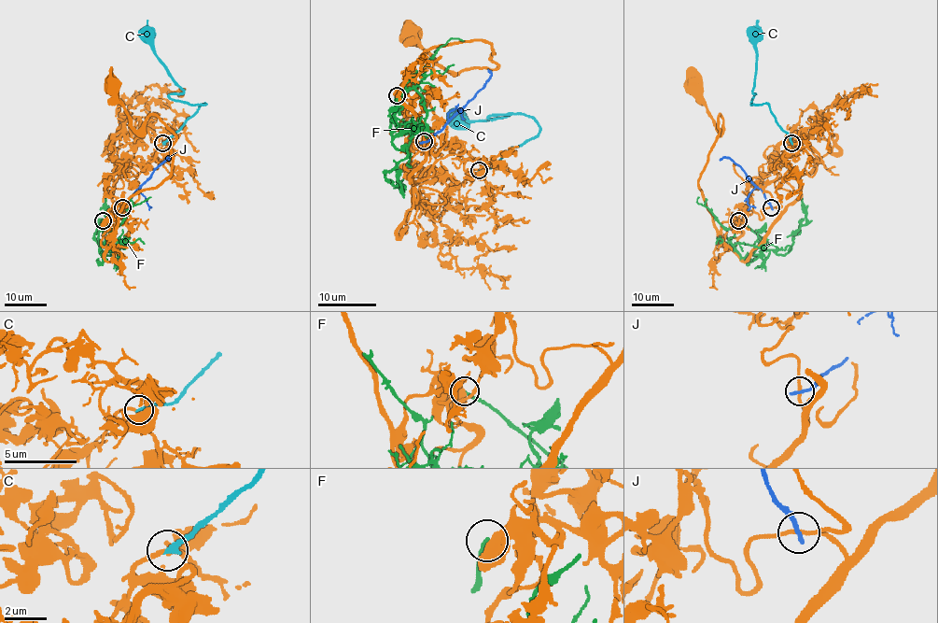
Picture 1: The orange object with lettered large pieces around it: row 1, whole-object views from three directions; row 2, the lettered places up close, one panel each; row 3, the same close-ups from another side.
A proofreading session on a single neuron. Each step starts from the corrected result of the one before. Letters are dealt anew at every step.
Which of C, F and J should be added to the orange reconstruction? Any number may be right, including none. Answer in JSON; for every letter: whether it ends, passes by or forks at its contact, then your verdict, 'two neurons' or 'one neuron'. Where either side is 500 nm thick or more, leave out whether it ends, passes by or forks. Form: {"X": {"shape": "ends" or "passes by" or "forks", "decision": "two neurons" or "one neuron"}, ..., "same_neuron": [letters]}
{"C": {"shape": "ends", "decision": "two neurons"}, "F": {"decision": "two neurons"}, "J": {"shape": "ends", "decision": "two neurons"}, "same_neuron": []}

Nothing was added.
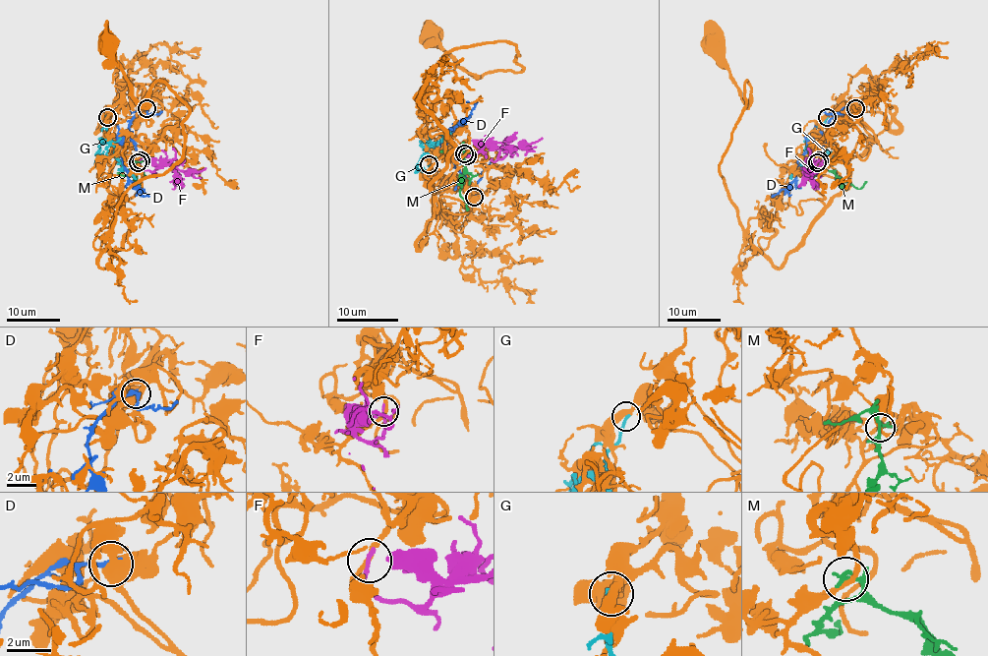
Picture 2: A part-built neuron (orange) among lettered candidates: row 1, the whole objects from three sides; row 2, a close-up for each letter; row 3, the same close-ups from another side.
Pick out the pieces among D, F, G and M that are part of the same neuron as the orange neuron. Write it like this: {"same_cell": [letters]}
{"same_cell": ["F"]}

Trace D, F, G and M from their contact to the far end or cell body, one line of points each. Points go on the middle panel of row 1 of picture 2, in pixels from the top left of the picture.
D: (475, 198), (475, 187), (454, 167), (444, 146), (444, 138), (450, 129), (454, 129), (475, 107), (467, 101)
F: (467, 156), (492, 144), (506, 149), (533, 144), (542, 138)
G: (429, 163), (431, 147), (462, 124)
M: (464, 153), (459, 193), (468, 209)

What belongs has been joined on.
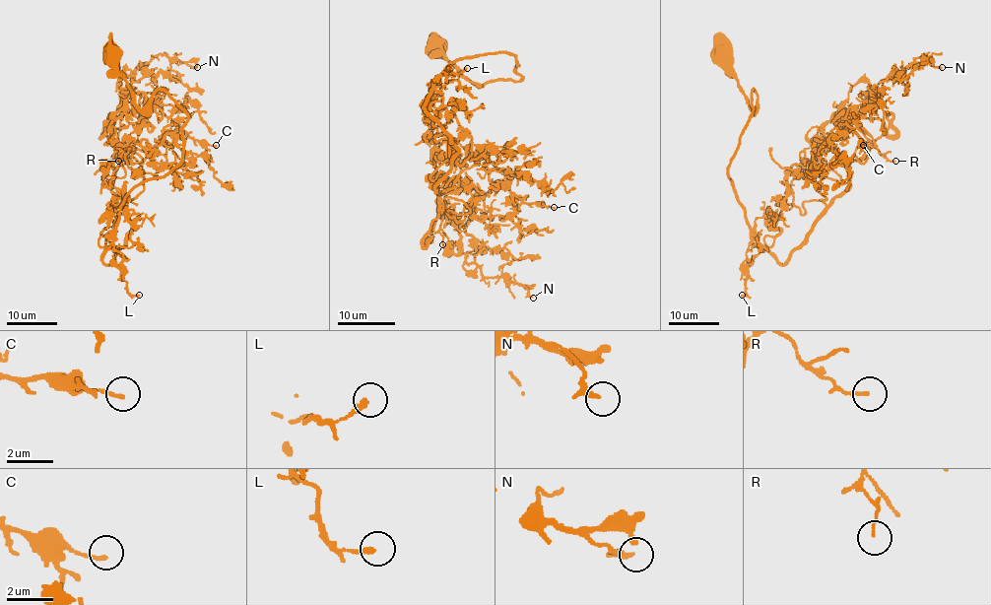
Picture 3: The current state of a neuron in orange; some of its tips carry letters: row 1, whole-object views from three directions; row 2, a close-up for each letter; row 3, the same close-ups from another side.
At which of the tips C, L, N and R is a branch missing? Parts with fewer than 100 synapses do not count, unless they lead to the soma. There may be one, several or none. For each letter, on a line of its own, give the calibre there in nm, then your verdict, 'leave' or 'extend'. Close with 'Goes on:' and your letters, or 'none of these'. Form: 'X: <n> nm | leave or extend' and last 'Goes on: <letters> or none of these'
C: 140 nm | leave
L: 180 nm | leave
N: 170 nm | leave
R: 100 nm | leave
Goes on: none of these

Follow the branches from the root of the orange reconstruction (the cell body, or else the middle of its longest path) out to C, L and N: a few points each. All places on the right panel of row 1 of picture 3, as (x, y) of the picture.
C: (724, 52), (758, 95), (728, 174), (780, 265), (847, 186), (847, 158), (822, 152), (839, 125), (863, 145)
L: (724, 52), (752, 108), (758, 95), (753, 90), (753, 112), (728, 168), (752, 241), (742, 295)
N: (724, 52), (758, 95), (728, 174), (780, 265), (884, 133), (877, 86), (924, 55), (942, 67)

